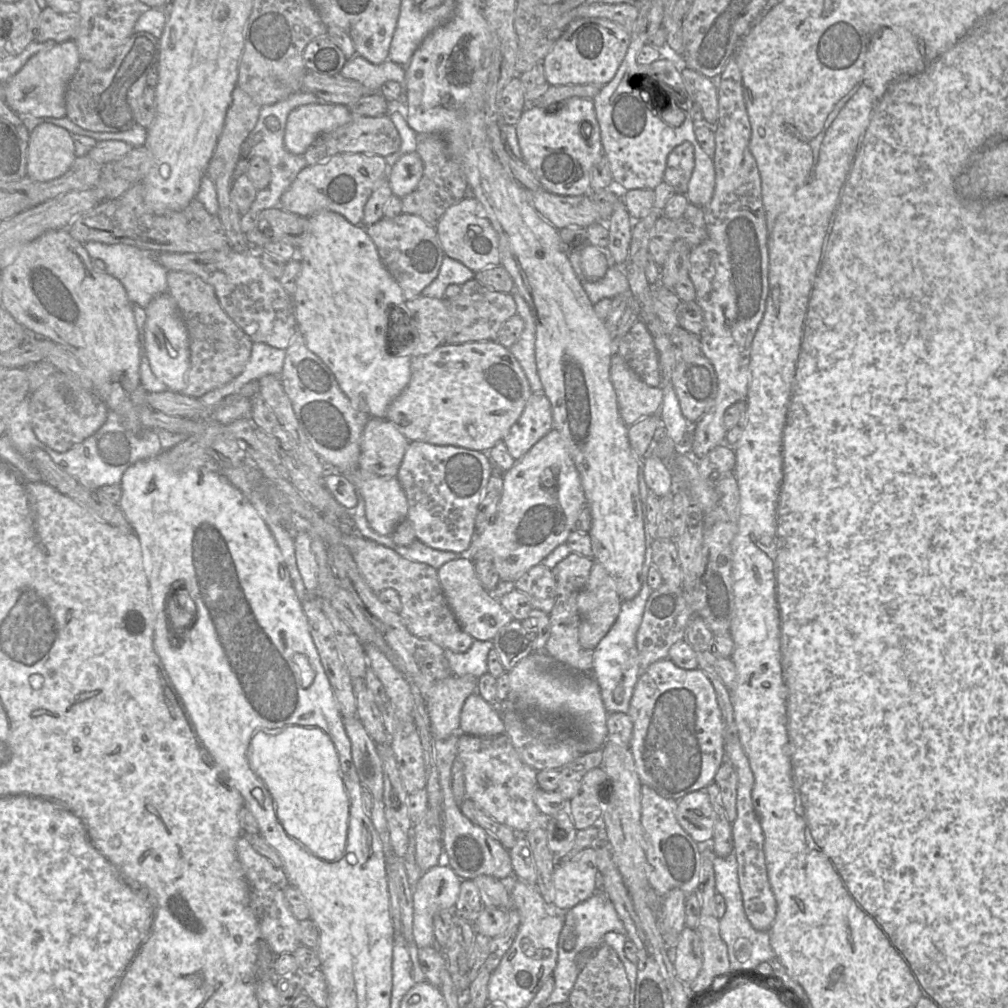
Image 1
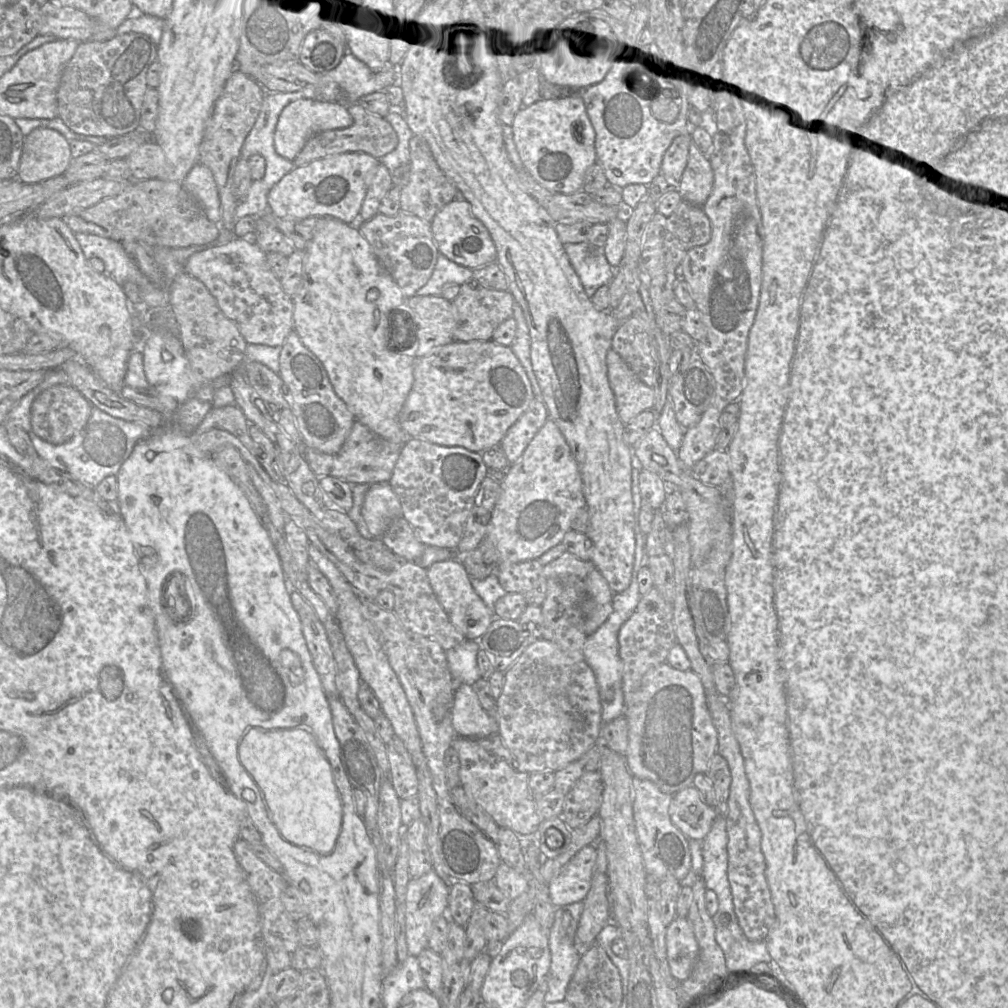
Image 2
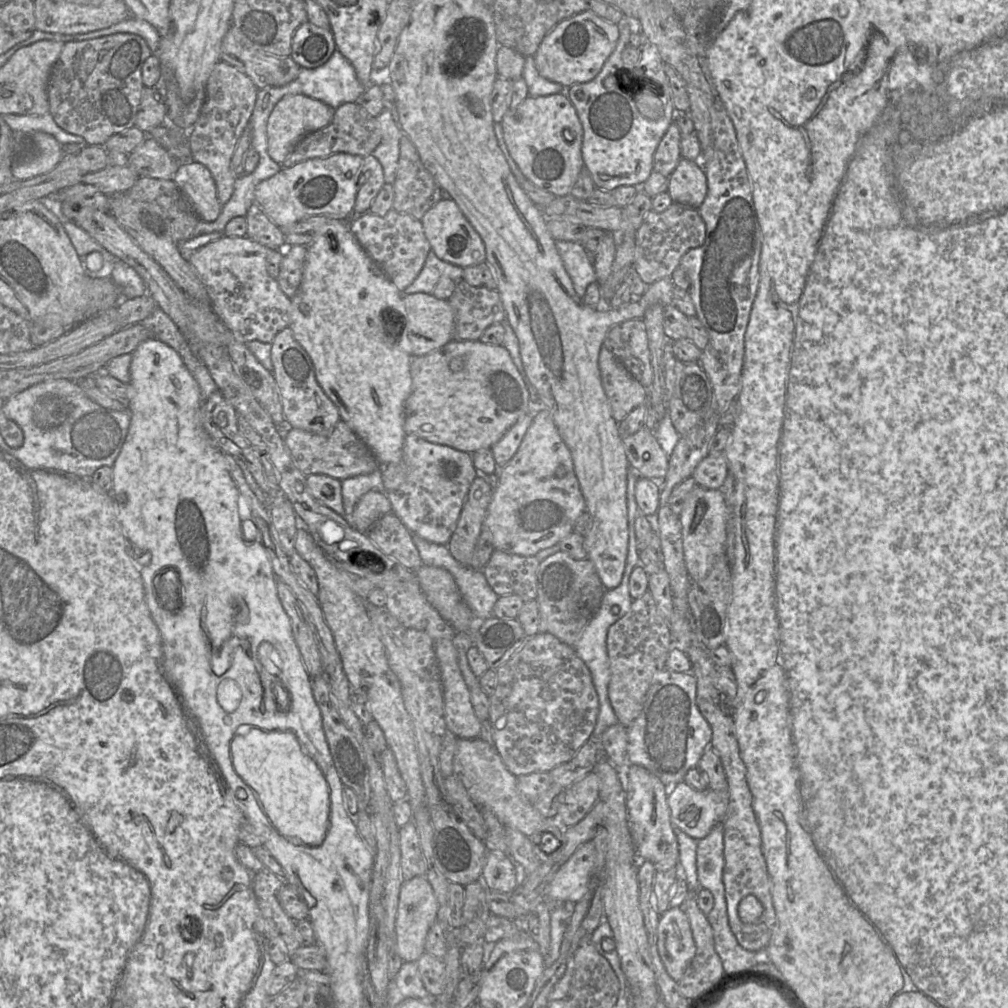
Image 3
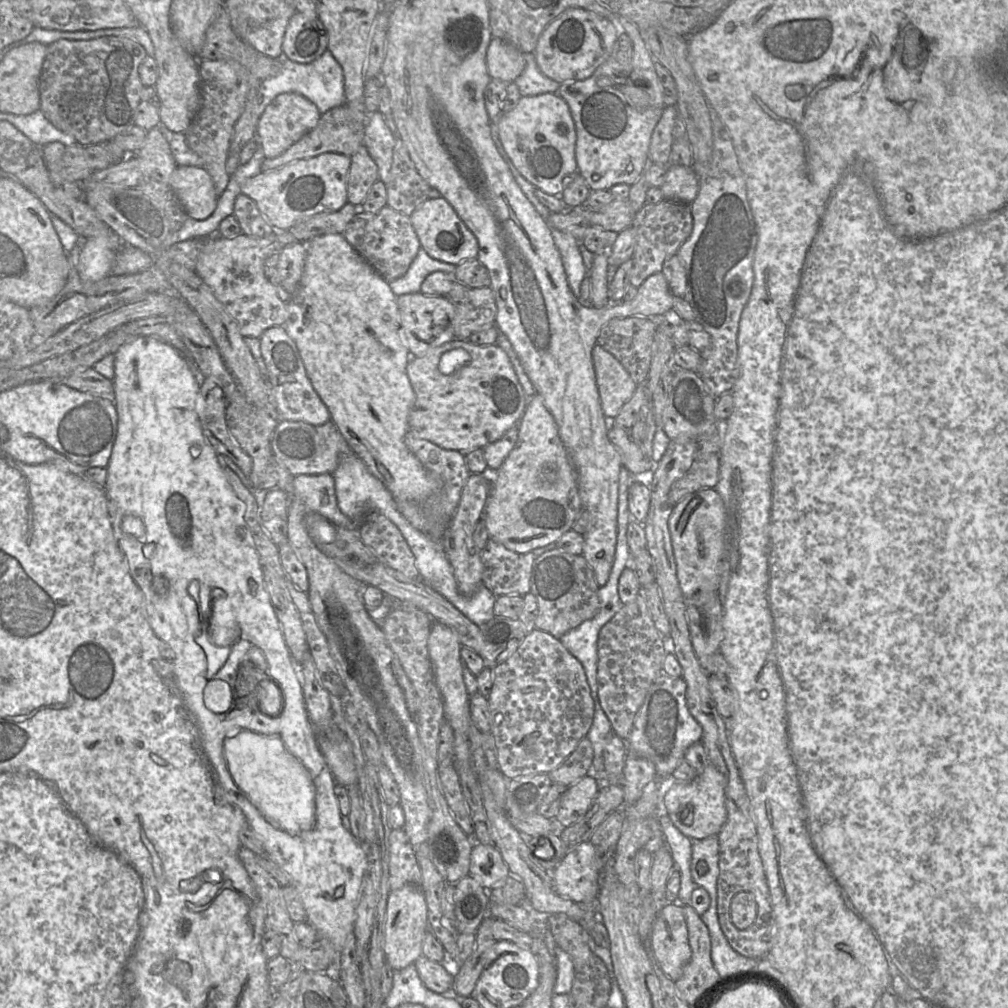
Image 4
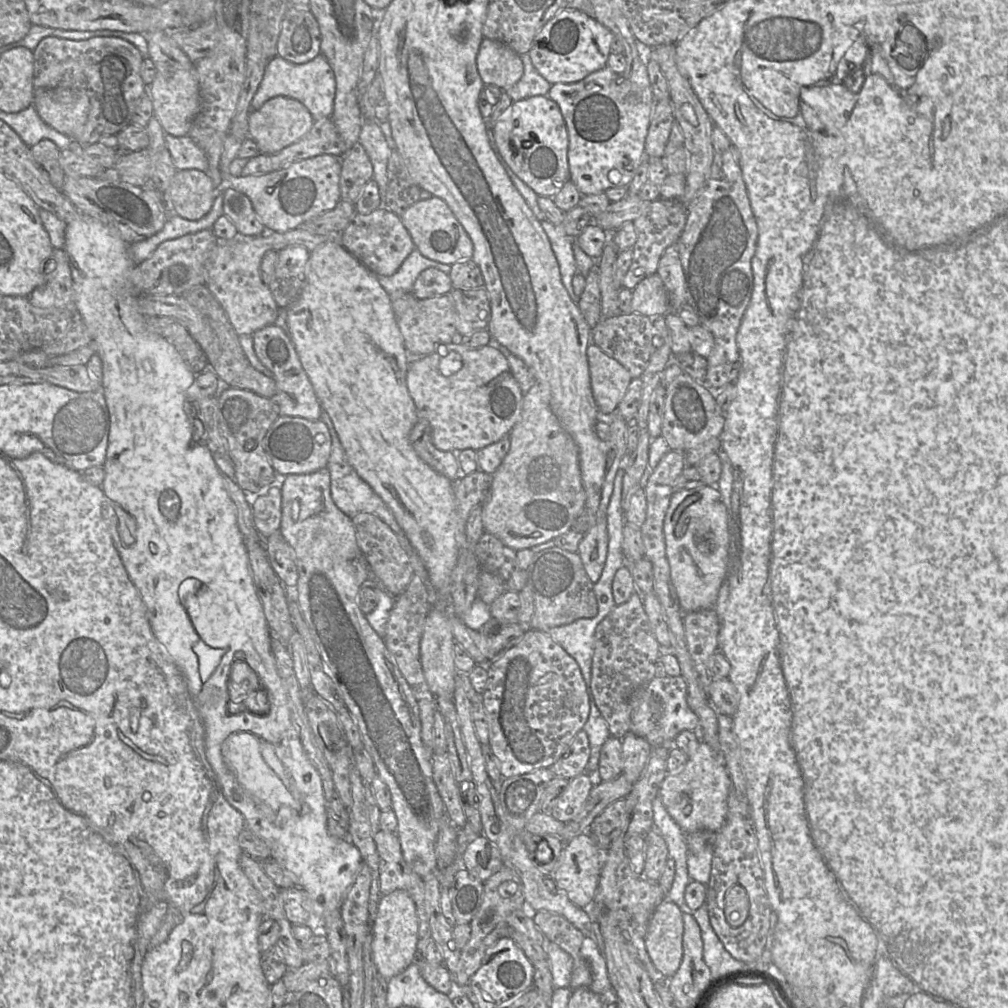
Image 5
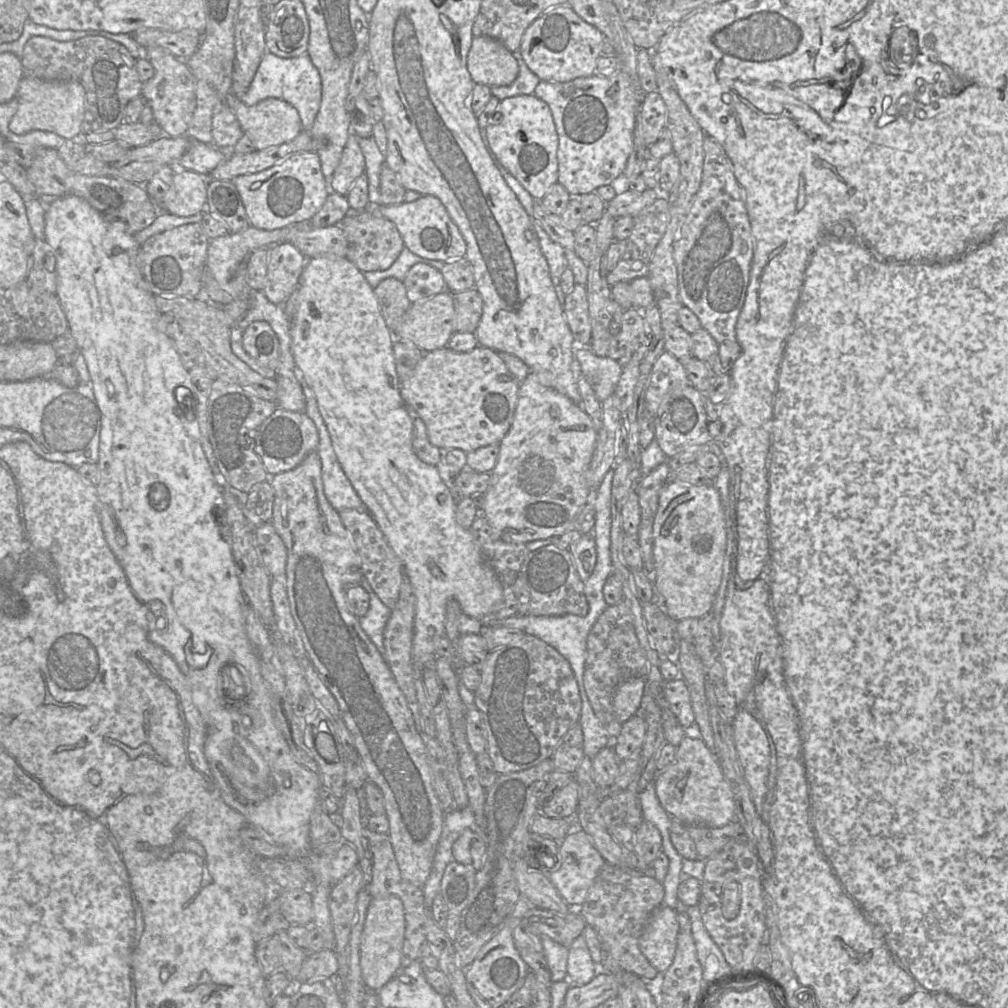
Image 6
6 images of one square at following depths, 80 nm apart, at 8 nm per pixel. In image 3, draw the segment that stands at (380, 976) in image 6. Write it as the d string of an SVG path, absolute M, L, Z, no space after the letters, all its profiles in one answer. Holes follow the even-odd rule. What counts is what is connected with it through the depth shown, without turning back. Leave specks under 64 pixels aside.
M426 876L415 877L402 885L395 923L395 950L404 962L417 962L425 953L425 942L432 925L437 921L439 903Z

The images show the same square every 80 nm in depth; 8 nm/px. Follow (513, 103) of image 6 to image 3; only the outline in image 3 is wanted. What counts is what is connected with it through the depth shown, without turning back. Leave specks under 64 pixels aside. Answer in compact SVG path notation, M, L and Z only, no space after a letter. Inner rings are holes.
M560 93L549 96L529 96L515 108L509 108L500 124L508 151L524 177L556 197L570 195L573 185L584 169L581 153L583 127L567 95Z

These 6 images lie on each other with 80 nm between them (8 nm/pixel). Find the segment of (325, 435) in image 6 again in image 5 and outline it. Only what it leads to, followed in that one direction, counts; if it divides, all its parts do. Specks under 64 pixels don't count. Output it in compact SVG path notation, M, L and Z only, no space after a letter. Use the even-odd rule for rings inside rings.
M323 413L320 420L327 425L332 439L332 450L326 468L330 473L330 493L334 504L340 511L342 511L350 518L361 512L369 513L379 517L398 536L400 545L409 554L410 561L414 570L414 575L419 576L419 578L424 582L428 582L428 573L422 560L420 559L414 548L411 546L401 527L398 525L392 511L384 503L380 496L378 496L374 492L369 484L359 477L357 472L348 463L344 449L328 415Z

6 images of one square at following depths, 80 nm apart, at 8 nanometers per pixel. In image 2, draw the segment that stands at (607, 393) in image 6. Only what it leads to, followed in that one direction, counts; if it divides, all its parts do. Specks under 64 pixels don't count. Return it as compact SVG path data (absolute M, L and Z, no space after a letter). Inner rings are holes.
M612 349L607 353L606 364L609 384L615 395L617 413L624 425L641 412L653 410L657 398L656 388L644 384Z

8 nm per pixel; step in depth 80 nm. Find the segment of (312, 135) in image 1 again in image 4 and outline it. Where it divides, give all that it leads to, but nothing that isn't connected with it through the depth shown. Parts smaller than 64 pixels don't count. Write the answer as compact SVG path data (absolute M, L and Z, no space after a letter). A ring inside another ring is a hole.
M283 93L269 103L256 127L256 141L266 158L275 158L313 130L321 117L317 106L298 93Z

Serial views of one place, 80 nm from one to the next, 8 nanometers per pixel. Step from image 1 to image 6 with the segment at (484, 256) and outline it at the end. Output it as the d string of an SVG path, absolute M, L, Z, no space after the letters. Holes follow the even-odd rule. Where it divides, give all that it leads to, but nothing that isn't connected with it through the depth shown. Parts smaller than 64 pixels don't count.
M422 195L415 201L395 205L372 205L365 210L392 221L403 239L404 246L422 258L448 262L465 257L466 242L462 234L445 206L433 195Z

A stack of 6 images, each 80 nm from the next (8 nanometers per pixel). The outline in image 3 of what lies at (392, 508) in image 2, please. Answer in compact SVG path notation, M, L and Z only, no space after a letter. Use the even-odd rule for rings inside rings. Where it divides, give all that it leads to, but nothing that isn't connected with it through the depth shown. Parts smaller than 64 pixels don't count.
M369 491L358 500L352 514L345 517L348 524L360 533L367 533L384 515L392 513L392 506L384 492Z

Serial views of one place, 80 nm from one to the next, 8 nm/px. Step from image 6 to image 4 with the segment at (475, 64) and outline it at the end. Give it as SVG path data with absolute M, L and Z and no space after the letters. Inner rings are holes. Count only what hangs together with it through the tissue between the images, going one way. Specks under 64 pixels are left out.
M494 37L487 49L486 63L491 79L505 83L514 82L525 69L523 53L510 43Z

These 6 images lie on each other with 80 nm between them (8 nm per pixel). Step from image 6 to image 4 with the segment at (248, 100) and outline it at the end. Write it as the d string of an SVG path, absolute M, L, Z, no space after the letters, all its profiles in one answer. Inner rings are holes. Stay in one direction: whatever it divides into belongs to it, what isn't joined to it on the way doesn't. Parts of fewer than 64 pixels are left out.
M326 50L316 60L307 64L293 62L286 57L282 57L282 68L280 72L276 76L269 77L261 81L257 89L257 94L253 99L254 111L252 112L252 119L253 124L255 126L255 141L256 141L256 127L266 106L269 103L271 103L274 100L274 98L283 93L298 93L304 96L317 106L320 114L322 115L332 108L345 104L346 98L344 92L344 76L342 67L338 63L338 61L334 58L334 56L331 54L331 52L328 50Z

